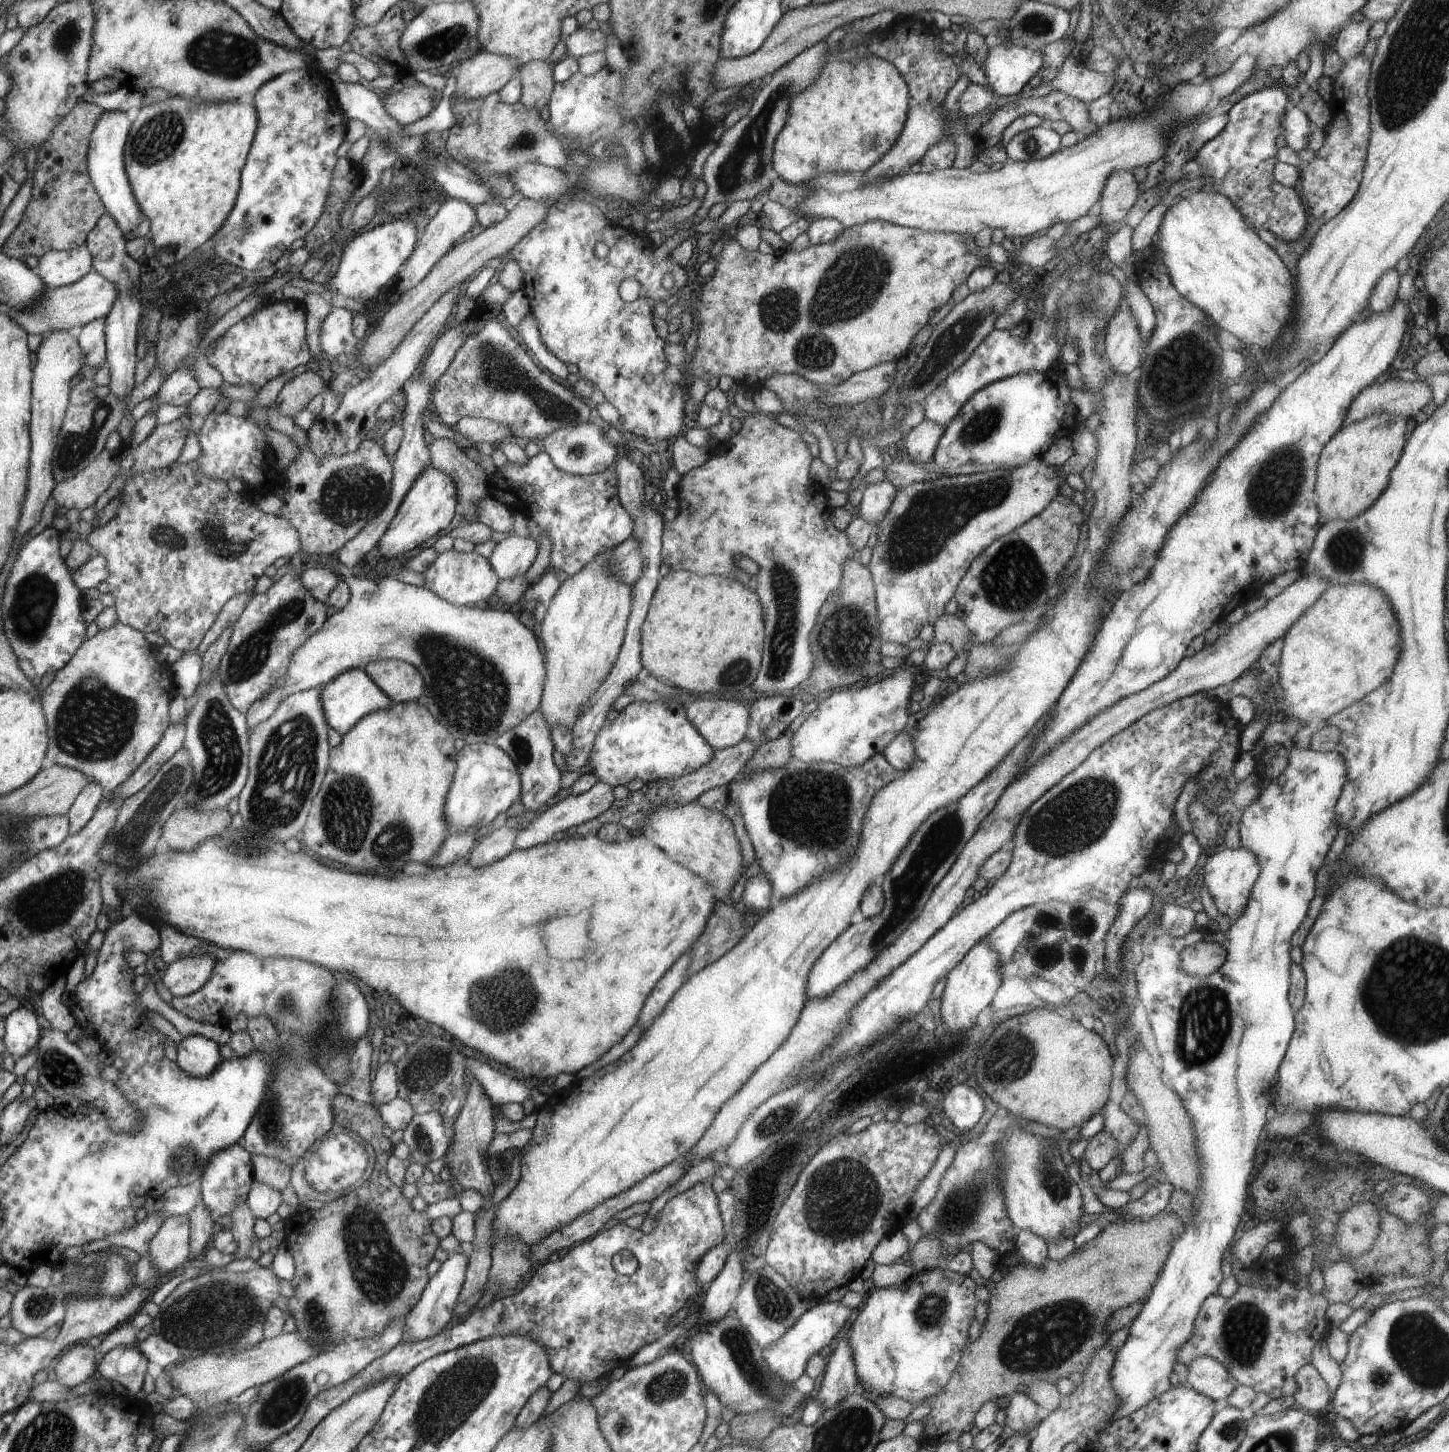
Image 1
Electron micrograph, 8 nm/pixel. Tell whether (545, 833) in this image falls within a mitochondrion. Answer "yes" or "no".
no

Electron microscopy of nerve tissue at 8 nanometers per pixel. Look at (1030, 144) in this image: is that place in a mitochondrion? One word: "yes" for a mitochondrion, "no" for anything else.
yes

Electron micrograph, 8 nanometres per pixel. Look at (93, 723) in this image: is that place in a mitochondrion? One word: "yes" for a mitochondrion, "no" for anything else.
yes

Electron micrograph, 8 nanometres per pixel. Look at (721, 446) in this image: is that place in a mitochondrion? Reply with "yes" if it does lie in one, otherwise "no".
no

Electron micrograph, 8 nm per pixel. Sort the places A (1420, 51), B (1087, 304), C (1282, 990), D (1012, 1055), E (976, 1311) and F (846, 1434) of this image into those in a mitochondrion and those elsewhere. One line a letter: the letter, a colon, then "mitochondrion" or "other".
A: mitochondrion
B: mitochondrion
C: other
D: mitochondrion
E: other
F: mitochondrion

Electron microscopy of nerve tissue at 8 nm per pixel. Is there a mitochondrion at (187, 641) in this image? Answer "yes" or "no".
no

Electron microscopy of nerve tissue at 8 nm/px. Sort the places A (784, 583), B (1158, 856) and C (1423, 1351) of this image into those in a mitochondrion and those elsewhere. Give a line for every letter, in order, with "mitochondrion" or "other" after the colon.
A: mitochondrion
B: other
C: mitochondrion

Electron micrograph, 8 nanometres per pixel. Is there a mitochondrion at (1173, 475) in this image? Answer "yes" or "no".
no

